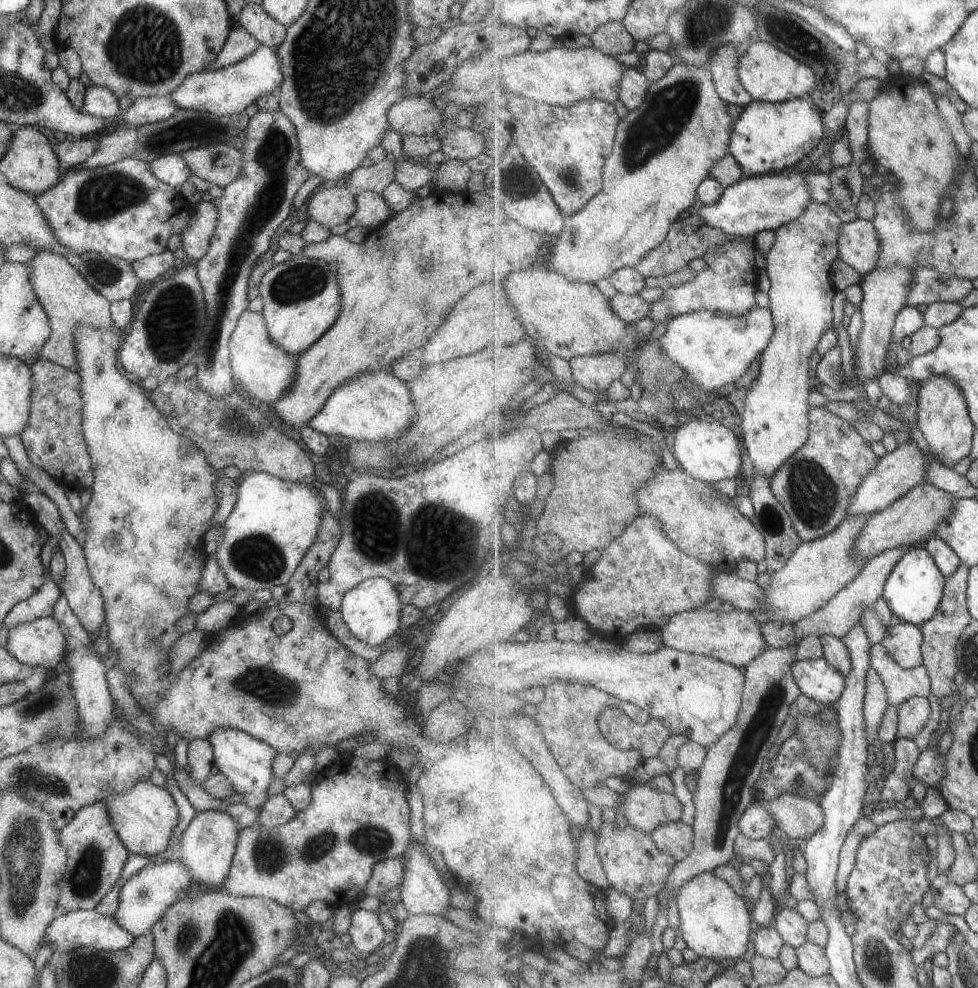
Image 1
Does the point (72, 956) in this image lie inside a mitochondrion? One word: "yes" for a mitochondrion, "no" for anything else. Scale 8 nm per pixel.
no

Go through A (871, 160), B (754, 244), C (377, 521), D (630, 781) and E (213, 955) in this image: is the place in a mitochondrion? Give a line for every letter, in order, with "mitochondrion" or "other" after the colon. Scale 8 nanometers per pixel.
A: other
B: other
C: mitochondrion
D: other
E: mitochondrion

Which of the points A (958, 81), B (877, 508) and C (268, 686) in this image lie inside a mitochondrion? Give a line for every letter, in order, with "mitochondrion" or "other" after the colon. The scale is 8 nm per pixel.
A: other
B: other
C: mitochondrion

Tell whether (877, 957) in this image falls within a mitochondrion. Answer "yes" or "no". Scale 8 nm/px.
yes

